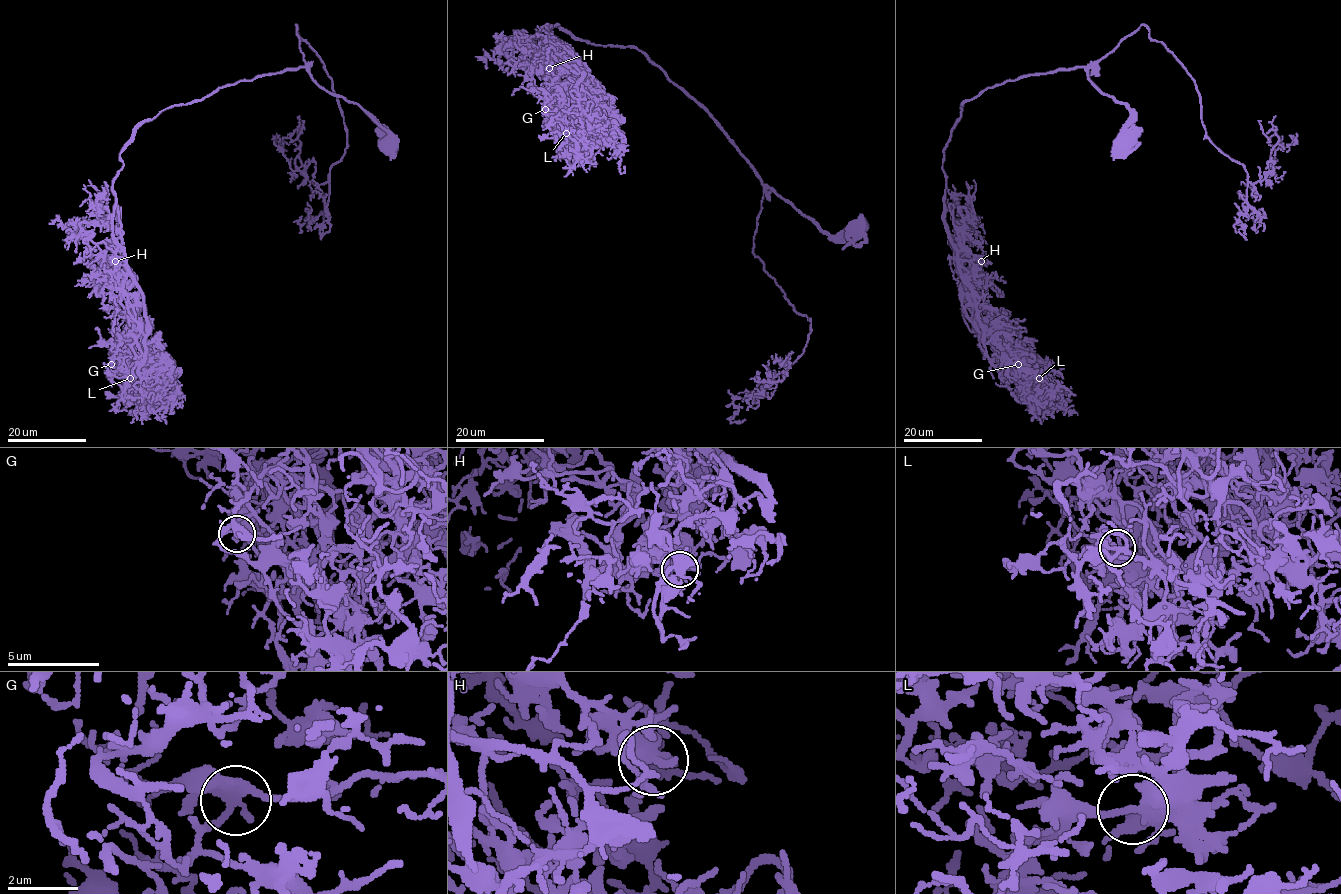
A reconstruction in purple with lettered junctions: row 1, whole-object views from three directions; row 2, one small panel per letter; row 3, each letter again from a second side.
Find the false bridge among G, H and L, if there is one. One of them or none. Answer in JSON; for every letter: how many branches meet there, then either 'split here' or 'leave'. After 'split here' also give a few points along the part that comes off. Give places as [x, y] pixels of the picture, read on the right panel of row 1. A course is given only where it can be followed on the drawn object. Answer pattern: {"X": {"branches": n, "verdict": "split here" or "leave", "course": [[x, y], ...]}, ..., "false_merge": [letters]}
{"G": {"branches": 3, "verdict": "leave"}, "H": {"branches": 3, "verdict": "leave"}, "L": {"branches": 3, "verdict": "leave"}, "false_merge": []}

